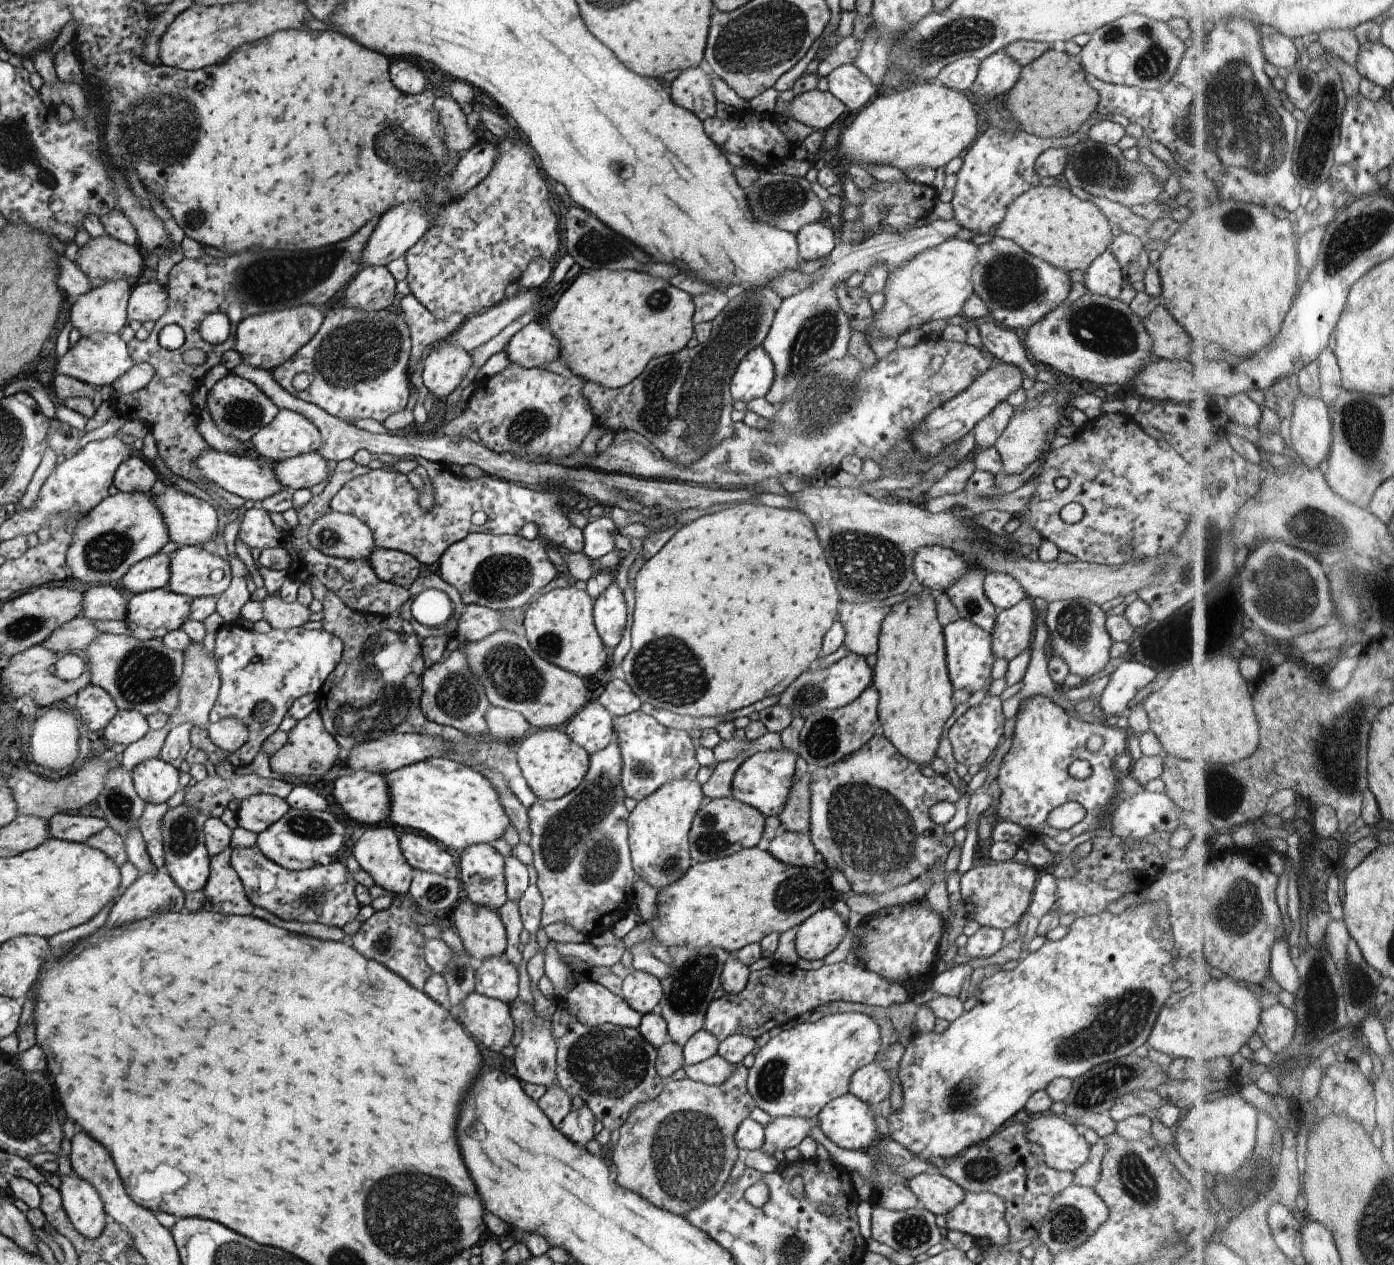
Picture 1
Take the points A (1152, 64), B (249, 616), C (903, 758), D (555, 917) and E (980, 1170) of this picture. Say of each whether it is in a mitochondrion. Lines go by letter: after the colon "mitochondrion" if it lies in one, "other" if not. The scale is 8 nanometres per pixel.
A: mitochondrion
B: other
C: other
D: other
E: mitochondrion

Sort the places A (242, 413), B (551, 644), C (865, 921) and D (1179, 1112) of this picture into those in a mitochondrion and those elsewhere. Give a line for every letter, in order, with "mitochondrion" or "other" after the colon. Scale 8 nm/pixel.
A: mitochondrion
B: mitochondrion
C: other
D: other

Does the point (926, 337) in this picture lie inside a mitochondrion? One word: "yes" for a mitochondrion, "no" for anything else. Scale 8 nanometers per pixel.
no

